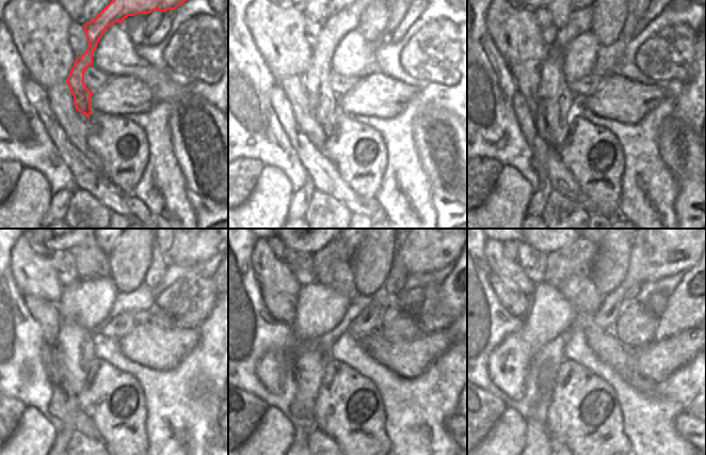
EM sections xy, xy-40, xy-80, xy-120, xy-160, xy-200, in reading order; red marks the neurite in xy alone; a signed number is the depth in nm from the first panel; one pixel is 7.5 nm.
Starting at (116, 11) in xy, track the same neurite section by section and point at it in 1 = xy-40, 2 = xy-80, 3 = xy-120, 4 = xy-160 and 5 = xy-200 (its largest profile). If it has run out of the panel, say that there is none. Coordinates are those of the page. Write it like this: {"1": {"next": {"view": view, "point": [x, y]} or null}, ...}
{"1": {"next": {"view": "xy-40", "point": [323, 102]}}, "2": {"next": {"view": "xy-80", "point": [555, 104]}}, "3": {"next": {"view": "xy-120", "point": [71, 356]}}, "4": {"next": {"view": "xy-160", "point": [310, 360]}}, "5": {"next": {"view": "xy-200", "point": [543, 390]}}}

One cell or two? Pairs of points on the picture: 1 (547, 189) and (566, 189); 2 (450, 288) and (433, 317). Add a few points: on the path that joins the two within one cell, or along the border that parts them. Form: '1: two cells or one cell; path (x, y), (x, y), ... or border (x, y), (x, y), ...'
1: two cells; border (546, 171), (554, 190)
2: one cell; path (450, 296), (450, 300), (440, 310)

